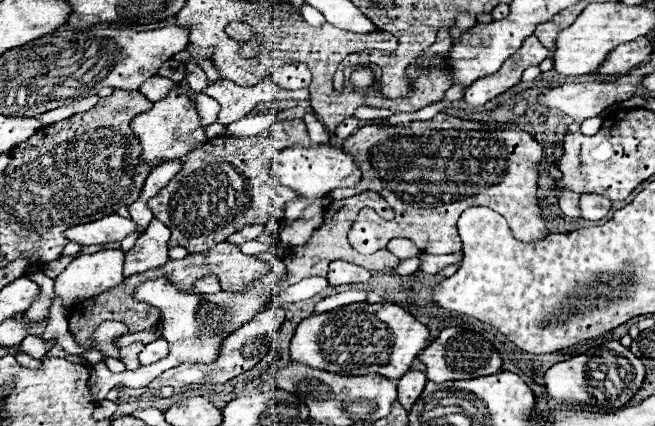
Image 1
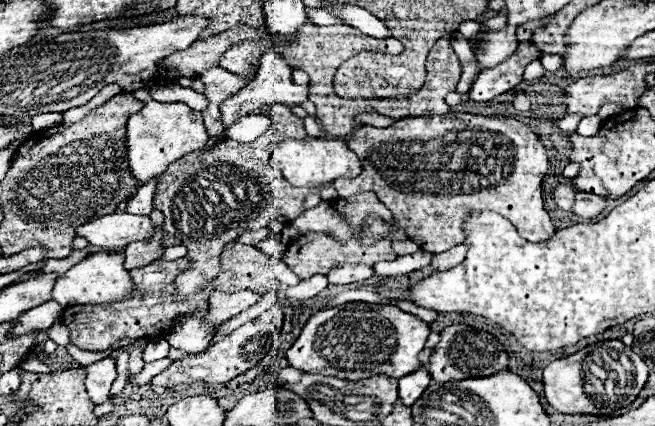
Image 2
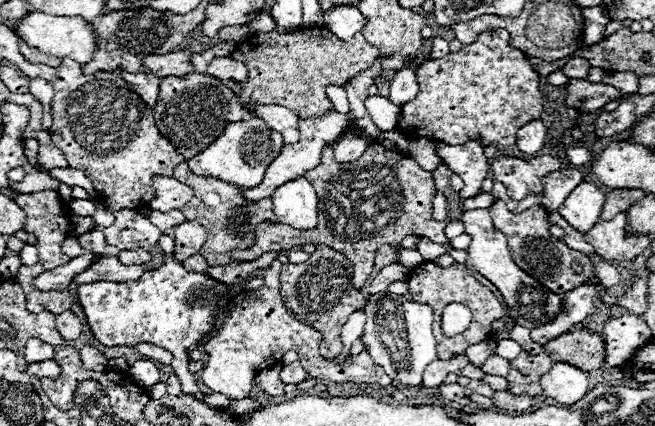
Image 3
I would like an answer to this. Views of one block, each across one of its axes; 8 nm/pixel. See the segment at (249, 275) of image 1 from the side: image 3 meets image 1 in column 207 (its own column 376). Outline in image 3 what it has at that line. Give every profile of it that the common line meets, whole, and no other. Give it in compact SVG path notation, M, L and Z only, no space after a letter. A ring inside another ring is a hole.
M382 246L378 252L376 252L376 266L374 266L374 274L378 274L382 268L386 268L388 264L394 264L396 262L396 252L400 248L398 246Z

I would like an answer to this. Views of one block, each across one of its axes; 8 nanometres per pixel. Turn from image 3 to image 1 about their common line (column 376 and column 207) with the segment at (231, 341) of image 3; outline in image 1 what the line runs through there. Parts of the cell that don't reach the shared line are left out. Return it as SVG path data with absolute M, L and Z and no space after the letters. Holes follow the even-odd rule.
M270 306L268 310L256 314L248 324L244 324L240 330L236 330L234 334L230 334L222 348L220 348L220 356L212 362L212 364L180 364L172 370L166 370L164 374L160 374L156 380L152 380L148 384L148 388L152 390L160 390L164 386L172 386L172 388L190 388L194 384L224 384L228 380L232 380L234 376L254 368L270 350L274 336L278 332L278 328L284 324L284 310L282 308L274 308Z

